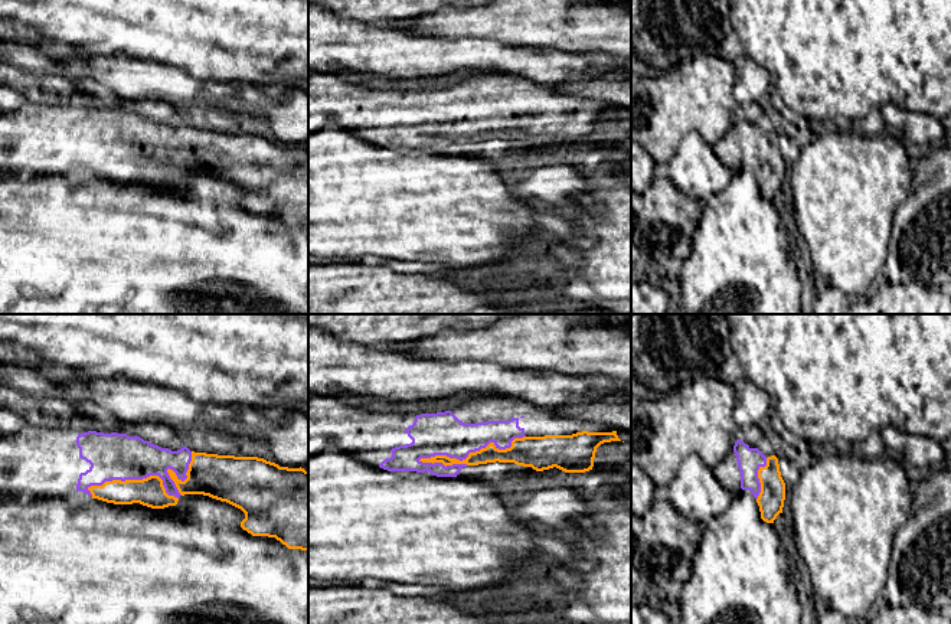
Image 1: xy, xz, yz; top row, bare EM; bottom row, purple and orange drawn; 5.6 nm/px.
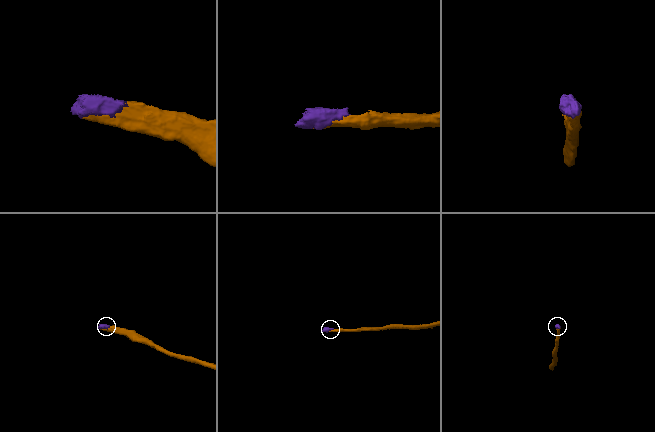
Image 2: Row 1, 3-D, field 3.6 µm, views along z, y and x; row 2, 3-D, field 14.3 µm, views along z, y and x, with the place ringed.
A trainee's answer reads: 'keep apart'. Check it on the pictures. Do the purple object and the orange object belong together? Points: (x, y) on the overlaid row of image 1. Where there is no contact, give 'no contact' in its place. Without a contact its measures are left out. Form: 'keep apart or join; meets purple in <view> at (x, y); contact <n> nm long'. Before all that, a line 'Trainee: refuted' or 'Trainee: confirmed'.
Trainee: refuted
join; meets purple in xz at (473, 451); contact 600 nm long

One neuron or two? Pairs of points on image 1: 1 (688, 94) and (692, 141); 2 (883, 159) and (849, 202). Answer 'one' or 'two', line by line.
1: two
2: one

